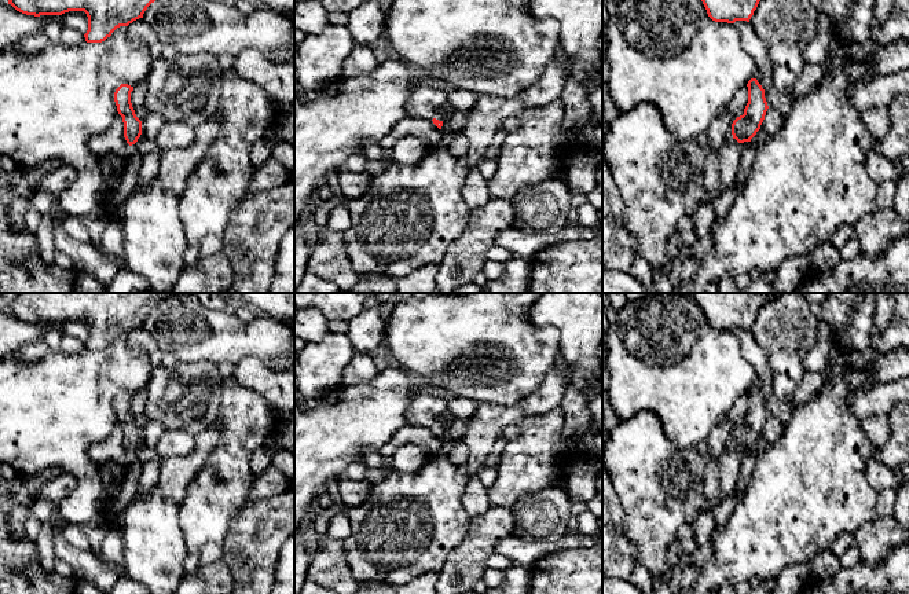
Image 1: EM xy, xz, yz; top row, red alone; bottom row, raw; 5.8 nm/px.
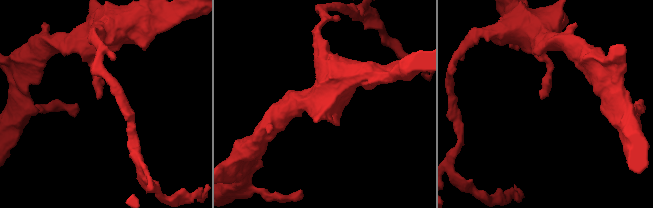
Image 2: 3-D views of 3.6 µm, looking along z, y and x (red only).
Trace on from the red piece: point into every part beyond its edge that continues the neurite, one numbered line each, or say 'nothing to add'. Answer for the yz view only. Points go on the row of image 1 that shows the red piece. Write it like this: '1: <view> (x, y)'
1: yz (729, 156)

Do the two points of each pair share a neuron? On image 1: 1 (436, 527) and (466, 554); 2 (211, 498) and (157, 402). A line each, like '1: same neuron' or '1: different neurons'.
1: different neurons
2: different neurons

